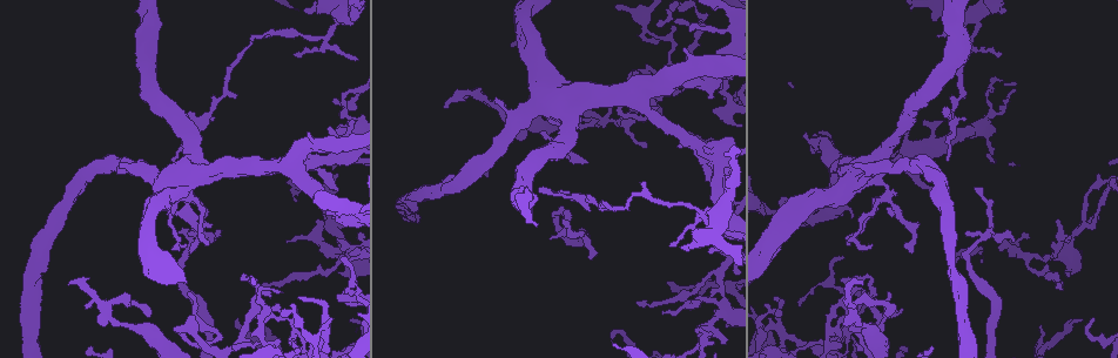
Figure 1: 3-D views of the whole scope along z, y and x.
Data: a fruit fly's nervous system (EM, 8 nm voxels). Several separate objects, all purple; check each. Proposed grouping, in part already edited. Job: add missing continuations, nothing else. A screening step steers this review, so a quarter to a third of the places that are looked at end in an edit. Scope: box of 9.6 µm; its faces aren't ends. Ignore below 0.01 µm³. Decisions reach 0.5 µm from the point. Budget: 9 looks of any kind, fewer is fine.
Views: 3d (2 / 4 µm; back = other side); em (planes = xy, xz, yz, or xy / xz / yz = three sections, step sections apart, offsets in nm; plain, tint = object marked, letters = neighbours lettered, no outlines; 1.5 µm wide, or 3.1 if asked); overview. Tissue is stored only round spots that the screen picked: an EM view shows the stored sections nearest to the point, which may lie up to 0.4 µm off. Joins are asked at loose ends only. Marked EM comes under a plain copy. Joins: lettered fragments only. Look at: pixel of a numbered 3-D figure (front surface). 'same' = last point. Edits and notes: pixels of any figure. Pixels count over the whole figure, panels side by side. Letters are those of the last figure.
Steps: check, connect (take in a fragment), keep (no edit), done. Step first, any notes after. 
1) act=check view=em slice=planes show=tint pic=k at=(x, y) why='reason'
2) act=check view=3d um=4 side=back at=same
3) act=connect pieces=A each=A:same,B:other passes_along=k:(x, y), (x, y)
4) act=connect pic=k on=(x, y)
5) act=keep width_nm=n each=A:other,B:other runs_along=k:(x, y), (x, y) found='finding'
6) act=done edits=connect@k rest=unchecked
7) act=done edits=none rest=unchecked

act=check view=em slice=xy step=8 show=tint pic=1 at=(566, 157) why='branch stops here'

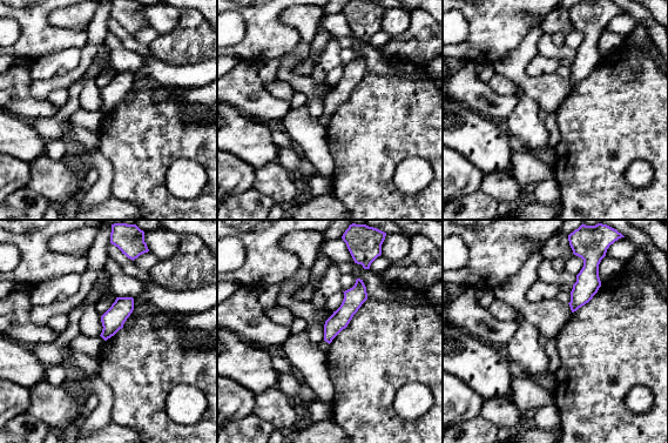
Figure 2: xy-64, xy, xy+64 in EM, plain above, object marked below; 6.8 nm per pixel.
act=check view=em slice=xy step=8 show=letters at=same why='see the neighbours'

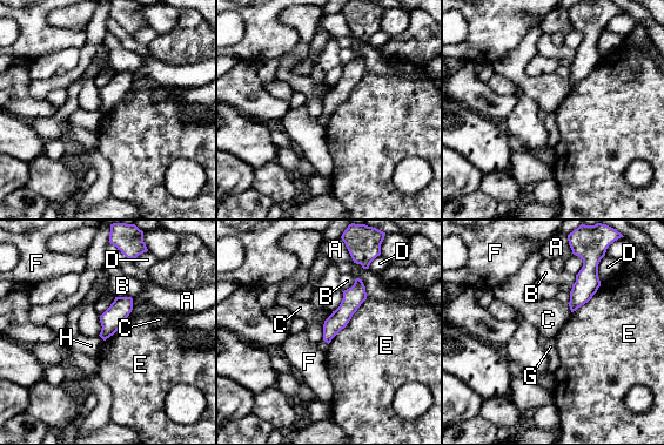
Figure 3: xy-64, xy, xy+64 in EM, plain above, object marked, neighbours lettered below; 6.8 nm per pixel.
act=keep each=A:other,B:other,C:other,D:other,E:other,F:other,G:other,H:other found='none of them fits'

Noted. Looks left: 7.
act=check view=em slice=planes show=tint pic=1 at=(294, 53) why='tapers out'

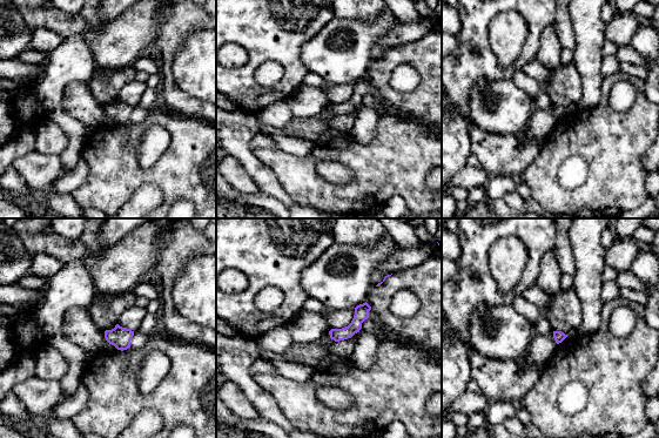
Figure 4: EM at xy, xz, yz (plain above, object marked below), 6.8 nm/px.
act=check view=em slice=planes show=letters at=same

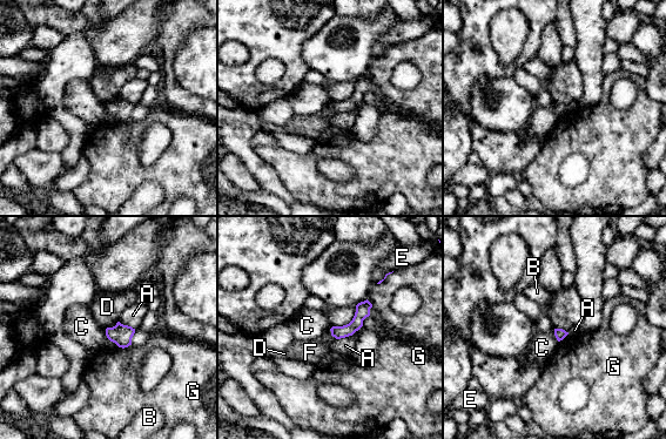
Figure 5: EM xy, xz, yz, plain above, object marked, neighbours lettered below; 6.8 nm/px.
act=keep each=A:other,B:other,C:other,D:other,E:other,F:other,G:other runs_along=5:(368, 305), (347, 330), (334, 332) found='none of them fits'

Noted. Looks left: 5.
act=check view=3d um=4 side=back pic=1 at=(722, 343) why='branch stops here'

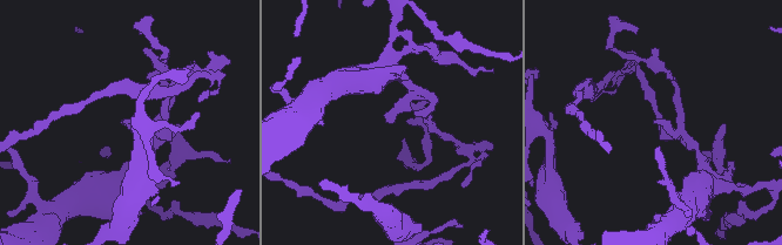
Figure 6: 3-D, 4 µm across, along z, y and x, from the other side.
act=check view=em slice=planes show=letters pic=6 at=(127, 119) why='now the EM'

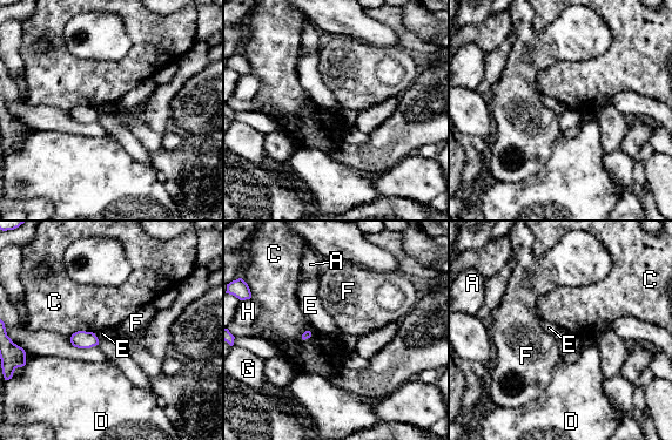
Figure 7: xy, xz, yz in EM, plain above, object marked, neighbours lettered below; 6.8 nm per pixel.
act=keep longest_contact=C:170nm each=A:other,C:other,D:other,E:other,F:other,G:other,H:other border=7:(94, 333), (76, 331), (71, 337) found='none of them fits'

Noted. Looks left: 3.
act=check view=3d um=4 side=back pic=1 at=(566, 80) why='stops while still wide'

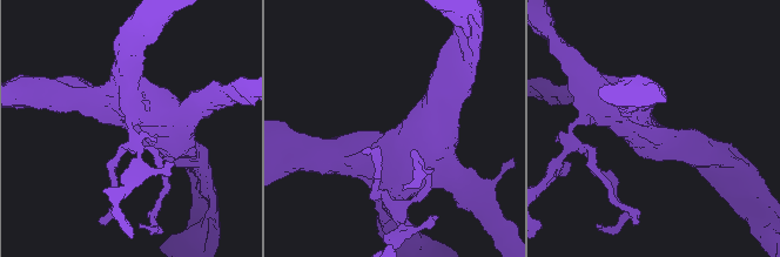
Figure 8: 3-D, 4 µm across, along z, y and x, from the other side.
act=check view=em slice=xz step=4 show=letters pic=8 at=(398, 127) why='now the EM'

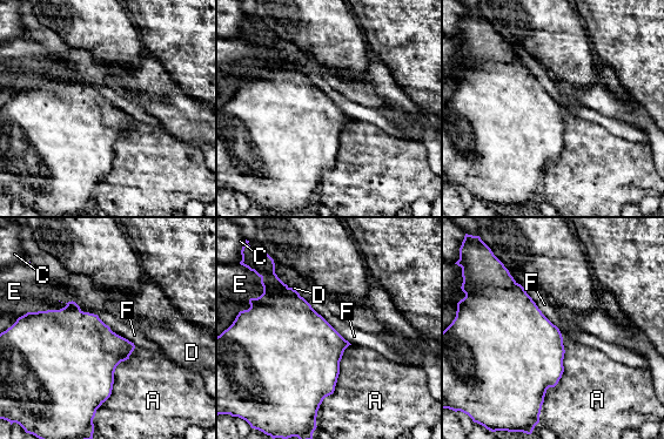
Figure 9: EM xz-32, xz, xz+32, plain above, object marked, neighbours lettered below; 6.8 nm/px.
act=keep each=A:other,C:other,D:other,E:other,F:other border=9:(306, 301), (350, 344) found='no lettered fragment goes on from it'

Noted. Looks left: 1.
act=done edits=none rest=unchecked

